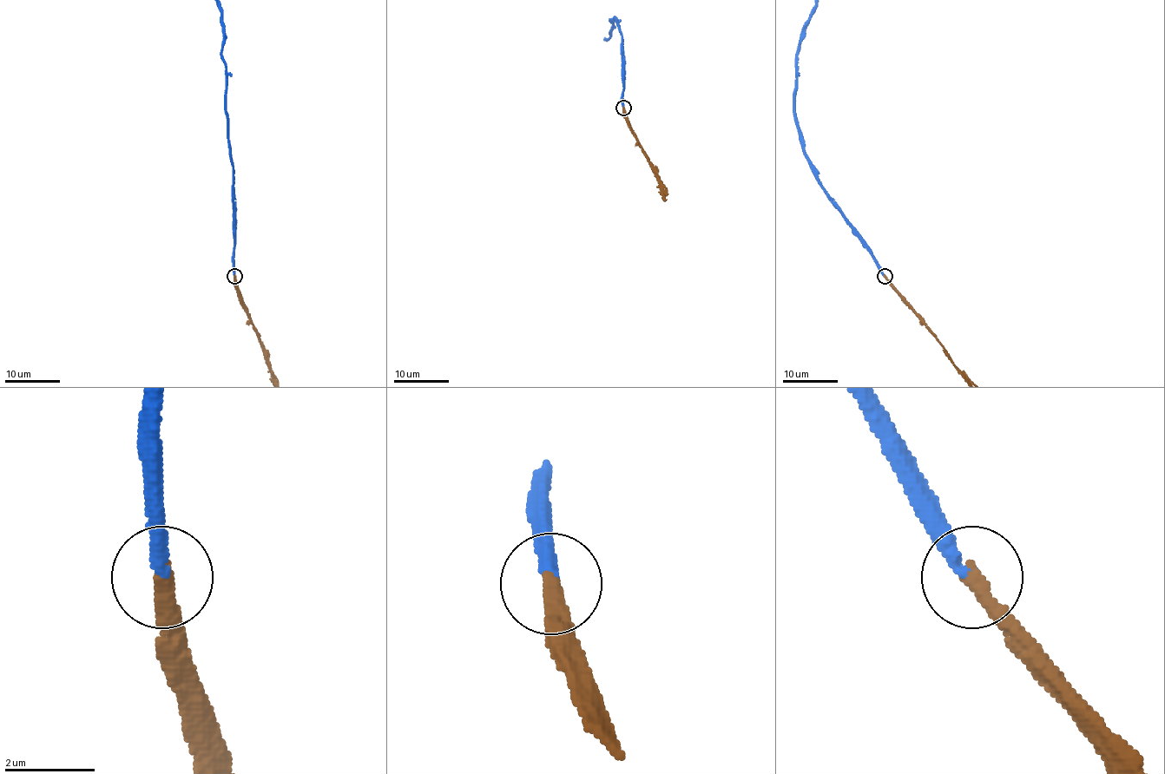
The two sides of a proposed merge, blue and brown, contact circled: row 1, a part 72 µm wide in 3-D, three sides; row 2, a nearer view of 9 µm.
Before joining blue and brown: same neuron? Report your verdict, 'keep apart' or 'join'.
join

